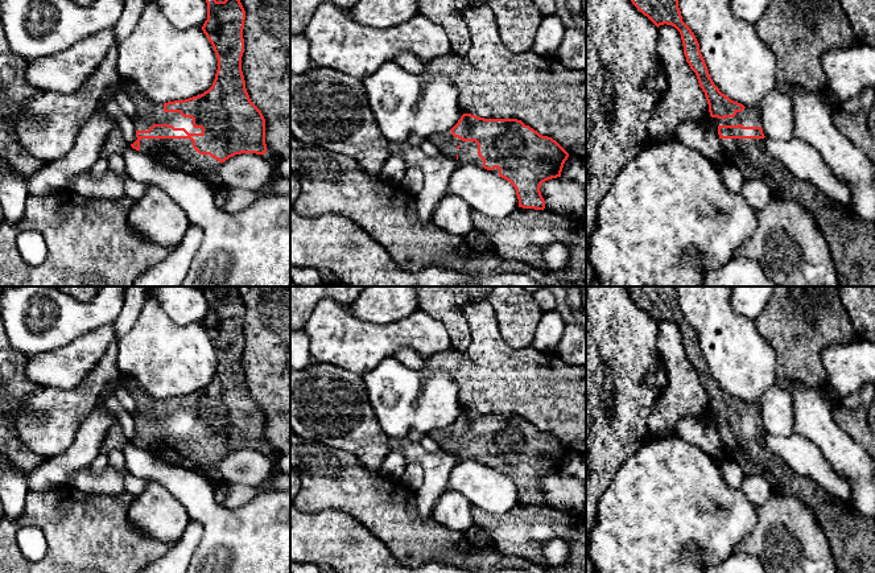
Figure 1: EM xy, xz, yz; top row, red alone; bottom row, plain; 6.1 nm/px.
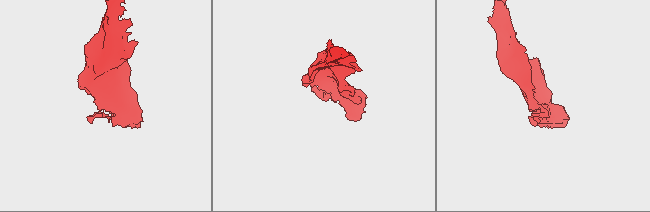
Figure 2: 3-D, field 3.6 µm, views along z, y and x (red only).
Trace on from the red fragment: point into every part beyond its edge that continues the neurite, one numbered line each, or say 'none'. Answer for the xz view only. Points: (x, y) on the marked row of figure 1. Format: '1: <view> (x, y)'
1: xz (467, 153)

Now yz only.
1: yz (850, 239)

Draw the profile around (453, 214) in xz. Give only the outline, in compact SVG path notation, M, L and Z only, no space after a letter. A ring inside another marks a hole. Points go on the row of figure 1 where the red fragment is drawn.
M445 194L432 215L432 222L446 232L466 238L474 230L472 209L465 199Z

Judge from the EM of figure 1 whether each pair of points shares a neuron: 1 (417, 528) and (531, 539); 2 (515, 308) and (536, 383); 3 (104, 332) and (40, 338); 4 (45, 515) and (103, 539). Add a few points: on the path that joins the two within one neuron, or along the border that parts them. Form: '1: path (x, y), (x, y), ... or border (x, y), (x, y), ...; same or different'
1: border (491, 548), (500, 553), (521, 556); different
2: border (499, 329), (510, 346), (529, 346); different
3: border (112, 322), (99, 325), (58, 347); different
4: path (60, 515), (67, 516), (89, 536); same

